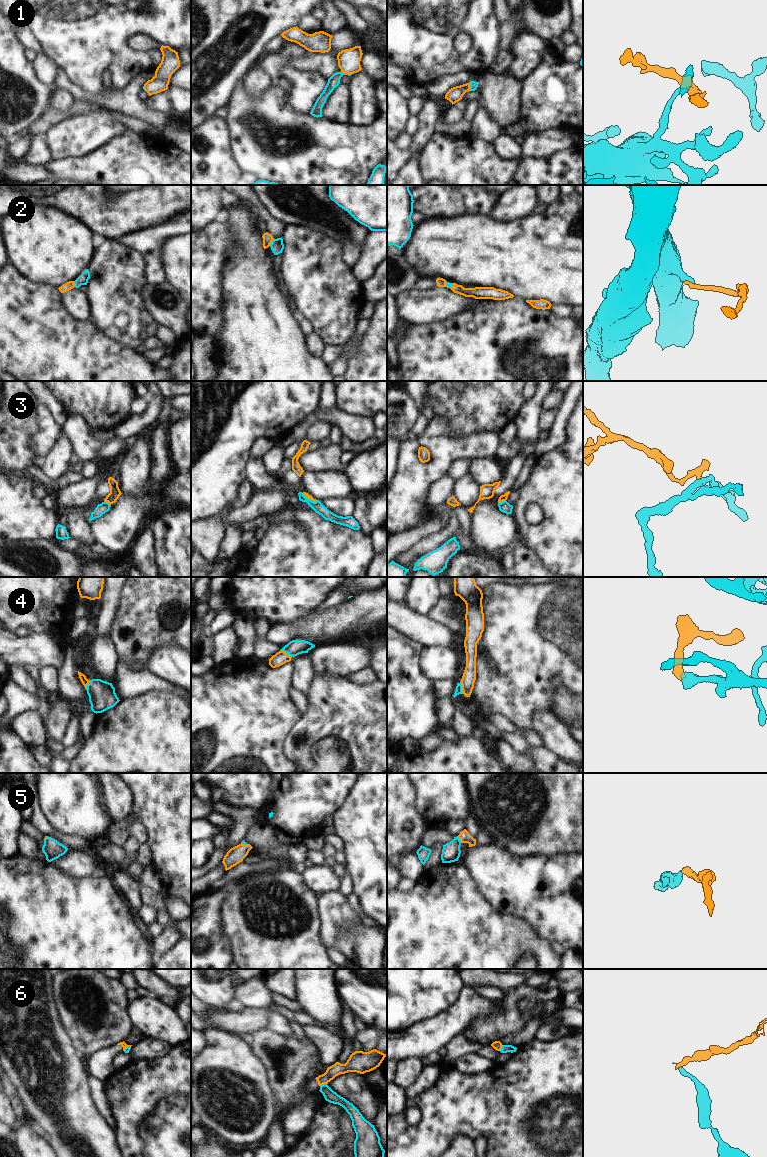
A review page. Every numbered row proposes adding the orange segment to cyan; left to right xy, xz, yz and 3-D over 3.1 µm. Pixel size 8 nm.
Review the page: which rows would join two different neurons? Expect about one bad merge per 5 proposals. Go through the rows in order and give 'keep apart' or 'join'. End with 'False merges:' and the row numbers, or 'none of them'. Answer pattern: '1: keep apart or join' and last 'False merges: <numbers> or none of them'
1: join
2: join
3: keep apart
4: join
5: join
6: keep apart
False merges: 3, 6

